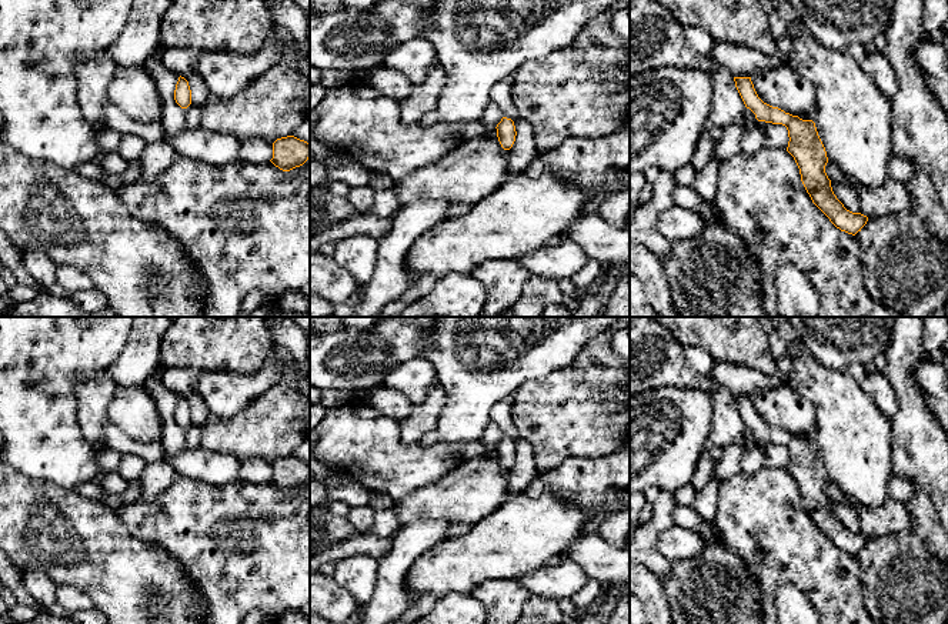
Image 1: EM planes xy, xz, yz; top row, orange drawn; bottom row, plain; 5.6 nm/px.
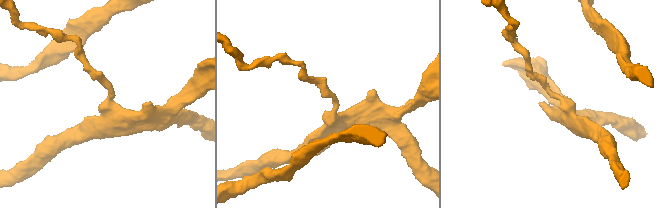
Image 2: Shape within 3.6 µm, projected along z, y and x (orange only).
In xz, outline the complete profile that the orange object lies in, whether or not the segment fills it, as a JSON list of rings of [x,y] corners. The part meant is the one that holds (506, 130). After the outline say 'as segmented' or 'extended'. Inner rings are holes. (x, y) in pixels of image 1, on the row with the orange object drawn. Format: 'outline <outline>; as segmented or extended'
outline [[[503,117],[497,124],[497,137],[504,150],[510,150],[515,141],[515,126],[511,119]]]; as segmented

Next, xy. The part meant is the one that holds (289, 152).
outline [[[294,136],[277,139],[273,143],[273,158],[270,160],[283,171],[303,166],[310,158],[310,143]]]; as segmented

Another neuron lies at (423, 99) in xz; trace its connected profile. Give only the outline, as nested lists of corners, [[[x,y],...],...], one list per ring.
[[[435,63],[427,79],[414,86],[411,93],[400,100],[400,117],[404,126],[418,124],[428,113],[435,111],[445,74],[440,63]]]

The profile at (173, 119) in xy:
[[[153,53],[144,61],[143,69],[151,76],[157,86],[163,103],[160,123],[164,127],[164,131],[177,136],[186,129],[184,109],[174,100],[174,90],[180,76],[170,71],[157,53]]]

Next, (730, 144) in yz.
[[[747,109],[742,123],[735,123],[724,129],[722,137],[715,143],[712,160],[725,163],[732,156],[740,154],[744,133],[757,123],[755,114]]]

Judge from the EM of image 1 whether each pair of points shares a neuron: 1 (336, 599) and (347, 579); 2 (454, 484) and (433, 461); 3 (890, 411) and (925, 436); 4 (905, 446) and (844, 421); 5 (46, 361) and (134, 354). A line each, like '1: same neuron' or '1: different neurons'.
1: different neurons
2: different neurons
3: different neurons
4: different neurons
5: different neurons

